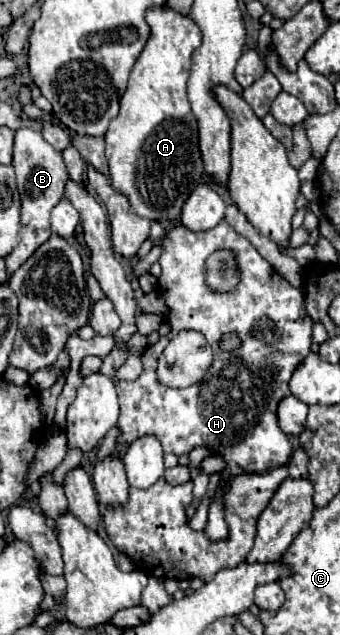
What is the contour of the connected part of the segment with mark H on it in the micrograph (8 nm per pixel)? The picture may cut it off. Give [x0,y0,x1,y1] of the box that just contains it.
[115,220,313,542]

